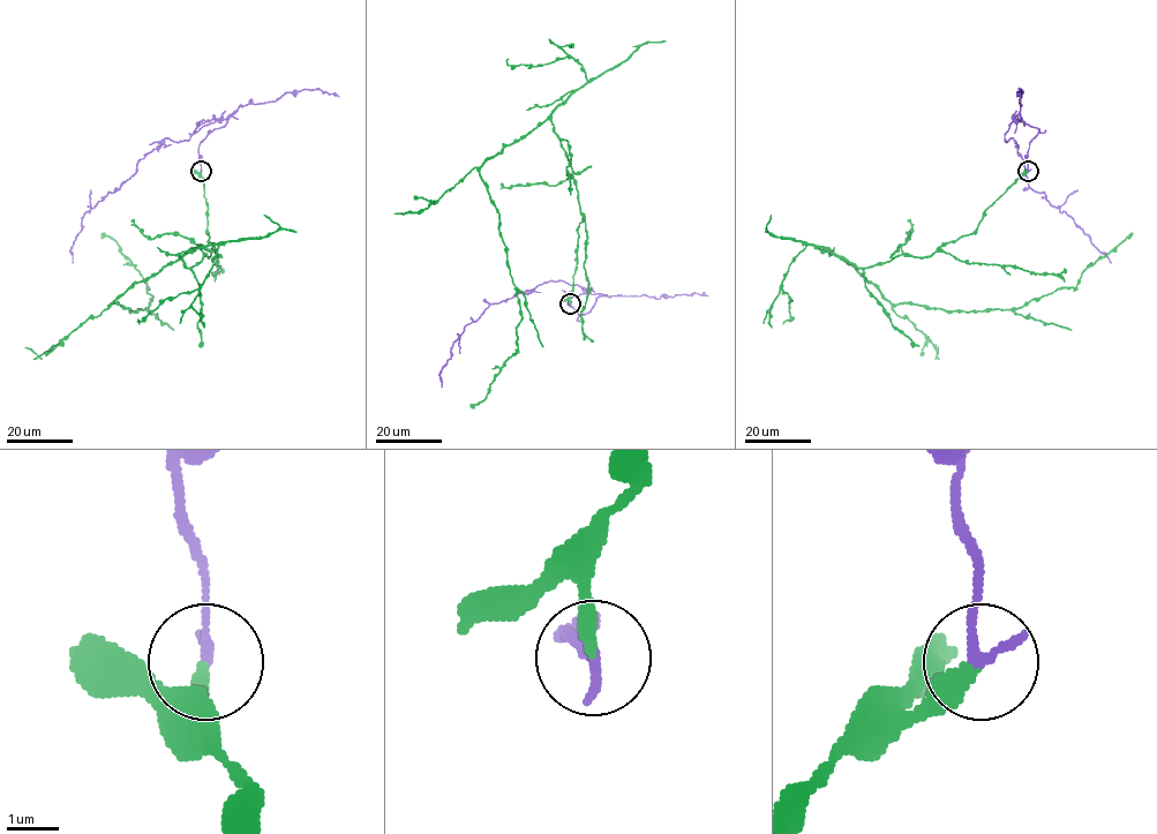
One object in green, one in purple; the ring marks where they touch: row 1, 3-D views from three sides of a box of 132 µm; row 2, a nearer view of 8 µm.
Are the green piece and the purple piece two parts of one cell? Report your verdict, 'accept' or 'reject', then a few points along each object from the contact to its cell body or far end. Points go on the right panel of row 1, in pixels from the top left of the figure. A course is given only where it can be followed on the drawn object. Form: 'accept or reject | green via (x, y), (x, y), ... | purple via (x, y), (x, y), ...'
reject | green via (1028, 171), (973, 233), (931, 255), (865, 268), (843, 260), (892, 303), (1014, 309), (1075, 287), (1132, 233) | purple via (1028, 171), (1029, 143), (1039, 133), (1019, 114), (1005, 138), (1017, 145), (1028, 186), (1065, 211), (1111, 262)

